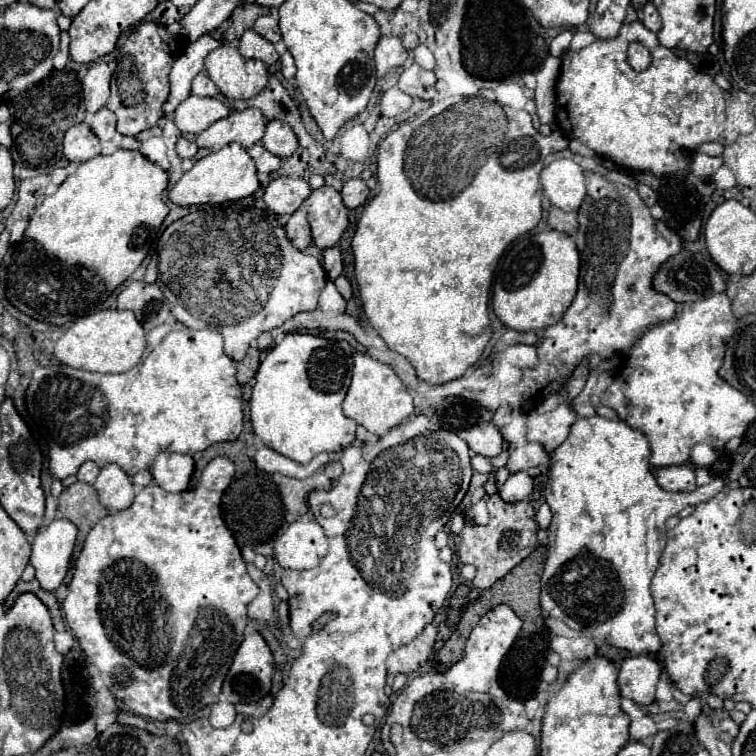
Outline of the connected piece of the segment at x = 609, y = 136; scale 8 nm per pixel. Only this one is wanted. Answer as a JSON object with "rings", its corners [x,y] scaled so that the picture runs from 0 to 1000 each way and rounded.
{"rings":[[[847,26],[828,29],[828,50],[847,53],[862,69],[862,87],[854,90],[852,95],[839,95],[831,90],[828,79],[823,77],[823,58],[815,58],[820,56],[820,48],[807,56],[788,53],[778,63],[749,74],[743,101],[738,108],[735,156],[746,161],[746,169],[759,183],[778,190],[790,205],[807,210],[819,222],[860,225],[865,233],[878,233],[892,228],[913,230],[910,225],[913,204],[905,212],[897,212],[894,206],[898,201],[902,204],[902,198],[906,205],[907,200],[921,201],[921,196],[933,188],[950,188],[960,193],[974,187],[978,180],[974,169],[970,176],[958,175],[966,173],[959,172],[958,167],[962,157],[960,128],[943,102],[922,94],[910,79],[892,74],[886,63],[873,61],[868,45],[854,40],[847,32]]]}

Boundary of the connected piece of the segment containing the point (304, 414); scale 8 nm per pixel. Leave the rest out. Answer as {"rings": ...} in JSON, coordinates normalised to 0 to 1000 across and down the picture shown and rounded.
{"rings":[[[378,442],[347,476],[339,508],[331,526],[331,550],[336,571],[360,595],[392,608],[407,611],[423,598],[444,598],[468,585],[471,561],[452,548],[452,532],[458,526],[468,484],[468,463],[455,450],[434,450],[413,442]]]}

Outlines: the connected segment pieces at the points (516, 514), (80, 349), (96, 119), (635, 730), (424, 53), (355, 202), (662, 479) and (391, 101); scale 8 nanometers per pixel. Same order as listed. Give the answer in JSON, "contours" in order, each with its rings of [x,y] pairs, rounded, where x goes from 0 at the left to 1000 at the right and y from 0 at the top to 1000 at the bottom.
{"contours":[[[[688,661],[680,667],[669,667],[669,677],[664,683],[648,685],[643,696],[619,696],[608,706],[608,717],[603,722],[603,733],[611,746],[627,746],[632,751],[624,772],[630,778],[648,778],[656,767],[669,762],[680,749],[685,749],[696,735],[701,735],[712,722],[712,693],[706,688],[709,675],[698,661]]],[[[157,378],[132,407],[119,415],[108,418],[74,450],[71,471],[95,487],[111,487],[119,492],[143,492],[159,495],[172,489],[188,471],[190,463],[190,437],[180,423],[175,410],[155,410],[153,396],[165,378]]],[[[135,143],[132,148],[122,151],[116,167],[132,185],[146,185],[153,177],[153,156],[143,143]]],[[[849,947],[849,950],[841,950],[836,952],[836,960],[833,960],[833,974],[839,981],[849,981],[854,976],[862,976],[868,974],[868,955],[860,950],[860,947]]],[[[556,58],[556,61],[548,66],[548,79],[550,79],[558,90],[566,90],[566,93],[571,93],[571,90],[577,87],[571,69],[569,69],[561,58]]],[[[463,235],[455,241],[455,249],[452,249],[452,265],[460,275],[474,275],[479,272],[484,265],[487,265],[487,246],[479,235]]],[[[910,616],[876,619],[868,630],[870,640],[884,651],[907,651],[921,646],[921,627]]],[[[524,114],[511,119],[503,132],[503,148],[511,156],[521,156],[526,151],[534,151],[542,140],[545,140],[545,130],[537,127],[534,122],[529,122]]]]}

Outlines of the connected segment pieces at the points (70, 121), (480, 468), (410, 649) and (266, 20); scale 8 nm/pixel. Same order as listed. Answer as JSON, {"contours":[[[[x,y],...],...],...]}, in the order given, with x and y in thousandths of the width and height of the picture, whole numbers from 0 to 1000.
{"contours":[[[[66,93],[56,108],[34,116],[29,124],[24,124],[13,135],[16,159],[16,201],[21,206],[21,214],[34,222],[53,222],[56,217],[66,217],[79,212],[79,196],[82,183],[87,172],[98,164],[111,161],[114,148],[108,146],[108,108],[98,93]]],[[[627,603],[627,606],[624,606],[624,616],[627,616],[627,622],[635,624],[635,627],[643,627],[643,630],[656,627],[653,614],[651,614],[643,603]]],[[[566,828],[550,847],[545,847],[542,852],[519,862],[511,873],[513,889],[519,894],[526,894],[526,892],[542,894],[542,892],[553,889],[567,874],[574,860],[577,841],[578,832],[574,828]]],[[[344,21],[336,34],[333,34],[344,48],[349,48],[354,56],[368,56],[373,53],[373,42],[368,34],[368,26],[360,21]]]]}

